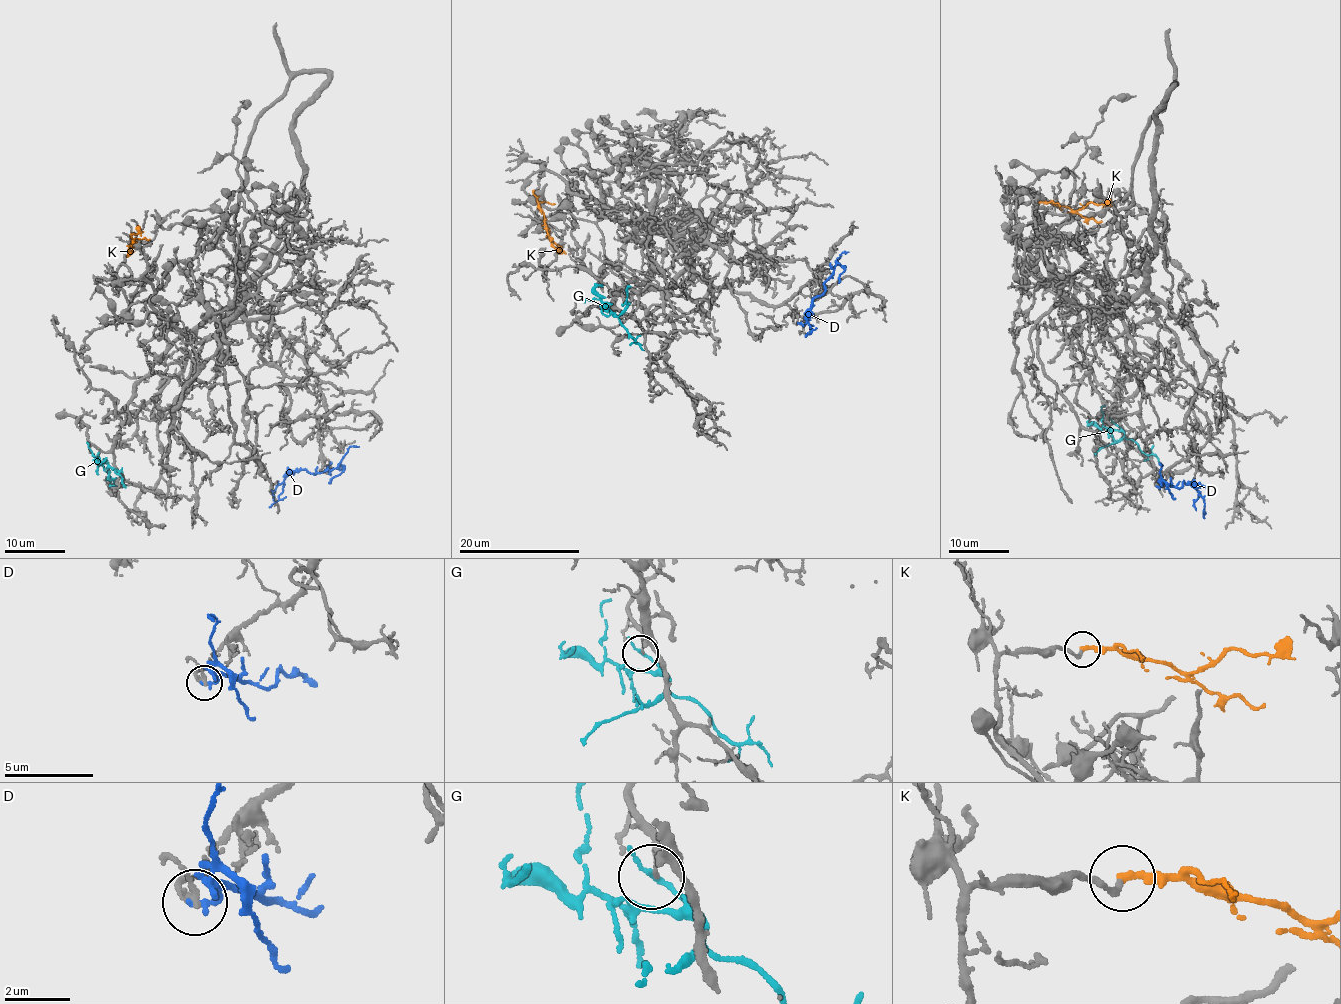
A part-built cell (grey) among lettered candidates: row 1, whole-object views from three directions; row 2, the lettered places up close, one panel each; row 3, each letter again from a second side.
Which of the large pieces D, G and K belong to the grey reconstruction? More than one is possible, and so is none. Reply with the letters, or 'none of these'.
K

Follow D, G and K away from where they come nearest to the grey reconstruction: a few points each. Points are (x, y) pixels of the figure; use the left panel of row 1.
D: (330, 473), (332, 469), (314, 474), (296, 469), (284, 479), (278, 500), (268, 507)
G: (97, 457), (106, 462), (107, 477), (115, 485)
K: (133, 242), (131, 244), (133, 233), (137, 233), (138, 225)

